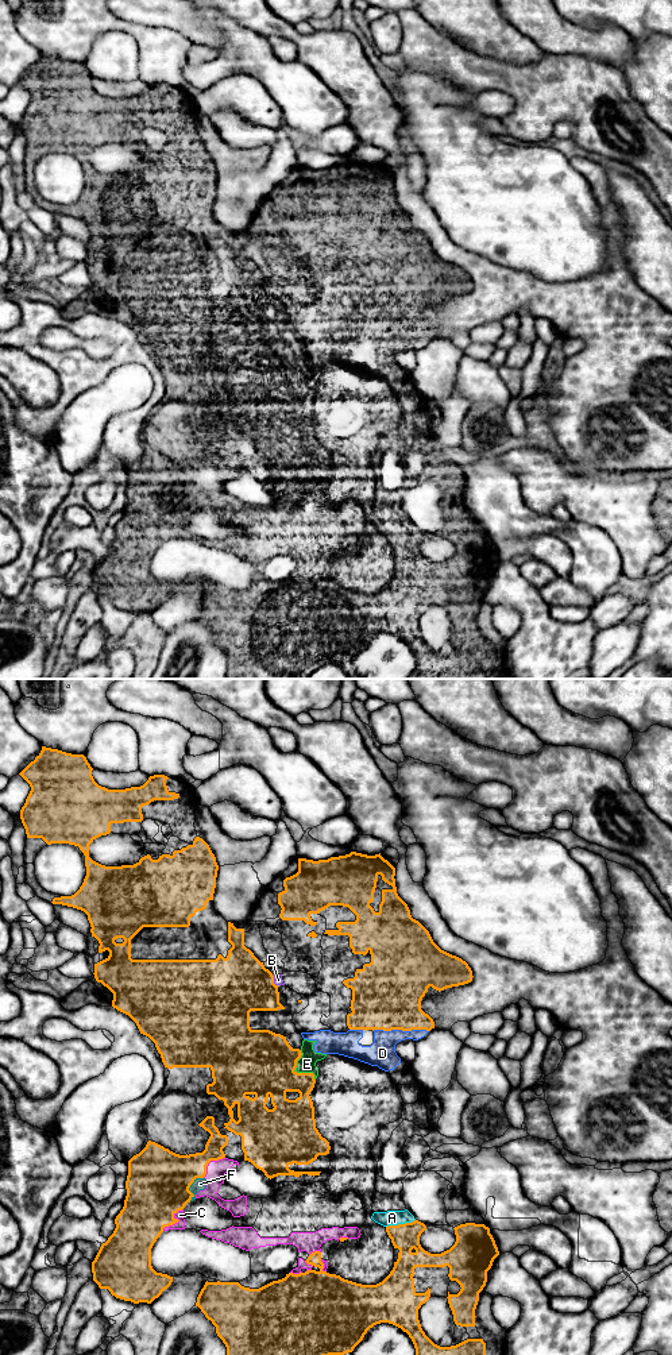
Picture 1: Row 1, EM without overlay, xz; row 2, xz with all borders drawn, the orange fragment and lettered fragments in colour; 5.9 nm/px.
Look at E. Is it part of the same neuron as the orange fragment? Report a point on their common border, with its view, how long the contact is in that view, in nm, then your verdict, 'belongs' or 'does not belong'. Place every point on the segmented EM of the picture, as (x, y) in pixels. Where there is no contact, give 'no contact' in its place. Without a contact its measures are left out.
xz (296, 1072) | 200 nm | belongs

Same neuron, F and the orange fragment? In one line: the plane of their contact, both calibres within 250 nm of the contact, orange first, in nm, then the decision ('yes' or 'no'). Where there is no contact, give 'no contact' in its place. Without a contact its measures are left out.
meets orange in xz; 380 nm thick on the orange side, 80 nm on the other; yes

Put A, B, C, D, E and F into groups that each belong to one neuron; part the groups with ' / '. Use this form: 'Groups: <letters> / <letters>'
Groups: A B C D E F

